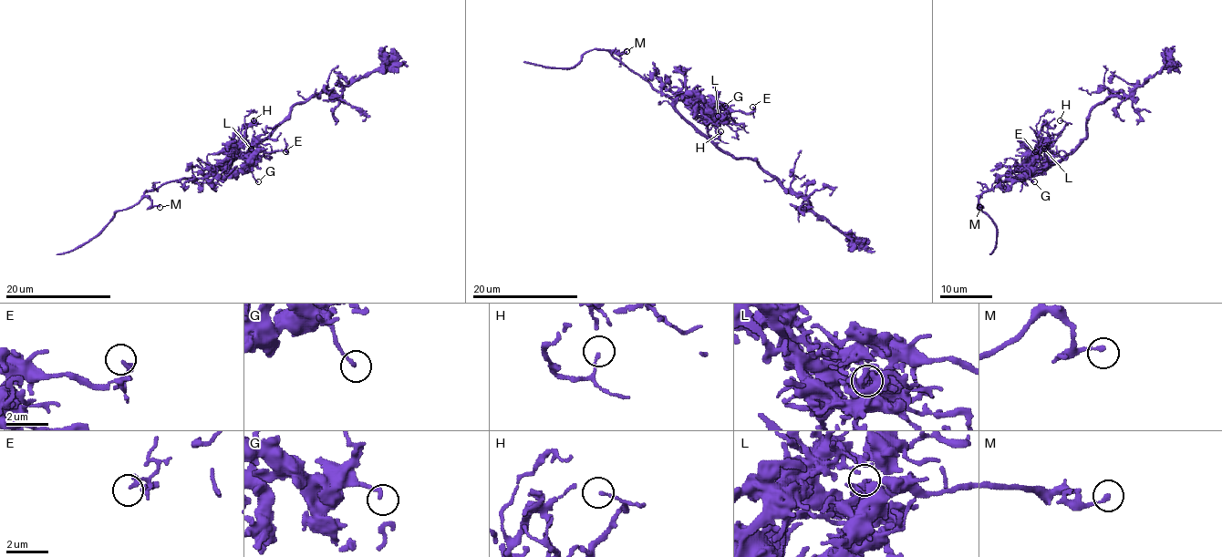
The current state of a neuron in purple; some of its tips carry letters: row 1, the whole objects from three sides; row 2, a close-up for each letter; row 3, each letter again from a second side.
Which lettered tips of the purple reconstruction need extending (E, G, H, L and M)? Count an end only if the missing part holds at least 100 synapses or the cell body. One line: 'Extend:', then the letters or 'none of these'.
Extend: none of these

